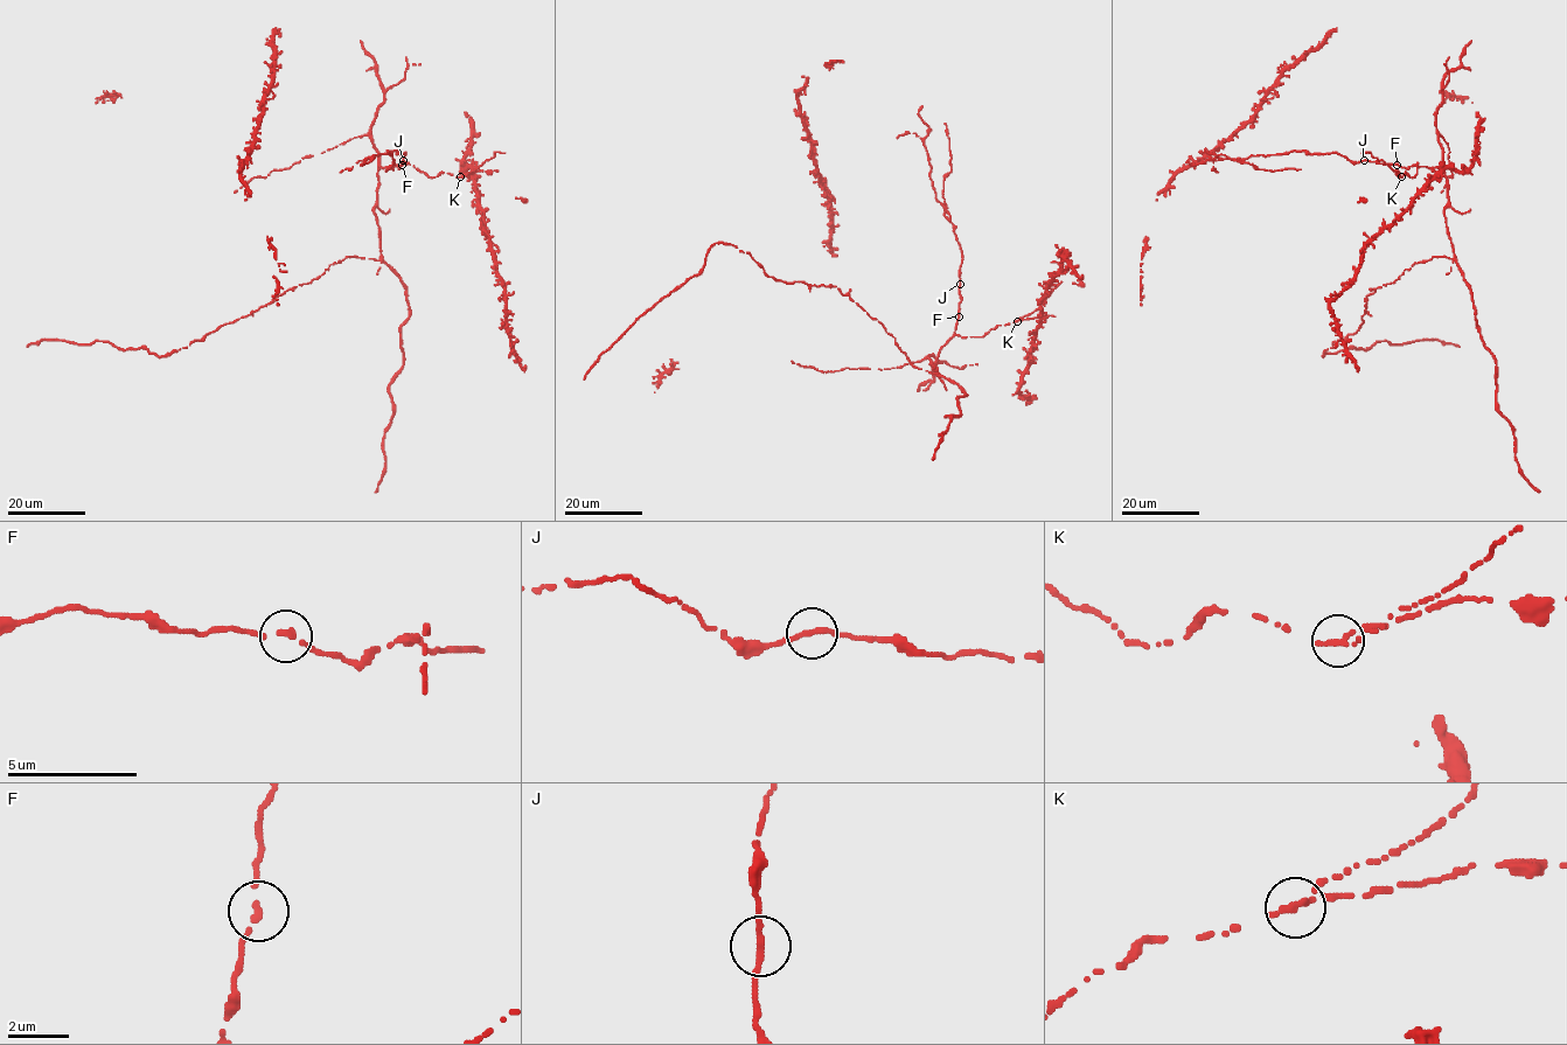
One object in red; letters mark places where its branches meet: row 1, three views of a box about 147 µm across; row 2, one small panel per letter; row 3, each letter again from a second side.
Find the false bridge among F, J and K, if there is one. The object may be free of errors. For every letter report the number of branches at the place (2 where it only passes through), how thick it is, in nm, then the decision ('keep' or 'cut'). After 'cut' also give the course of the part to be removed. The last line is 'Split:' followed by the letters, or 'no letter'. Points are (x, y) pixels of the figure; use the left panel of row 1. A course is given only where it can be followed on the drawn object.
F: 2 branches meet; 200 nm thick; keep
J: 2 branches meet; 220 nm thick; keep
K: 2 branches meet; 220 nm thick; keep
Split: no letter

